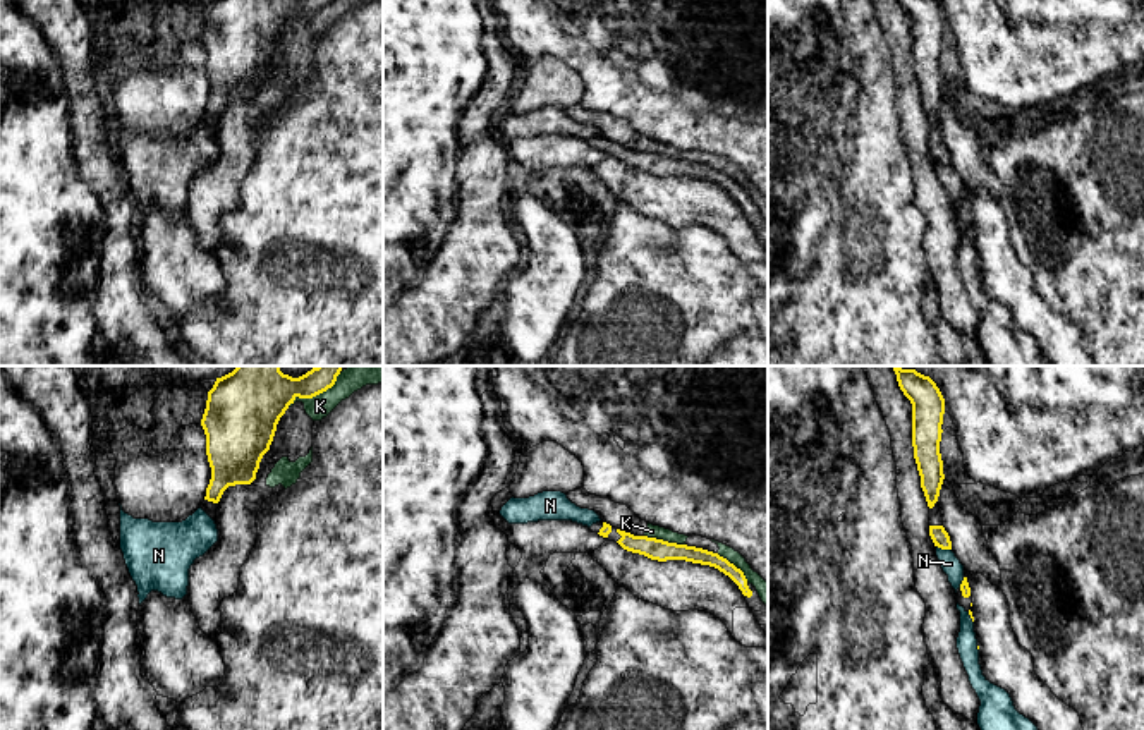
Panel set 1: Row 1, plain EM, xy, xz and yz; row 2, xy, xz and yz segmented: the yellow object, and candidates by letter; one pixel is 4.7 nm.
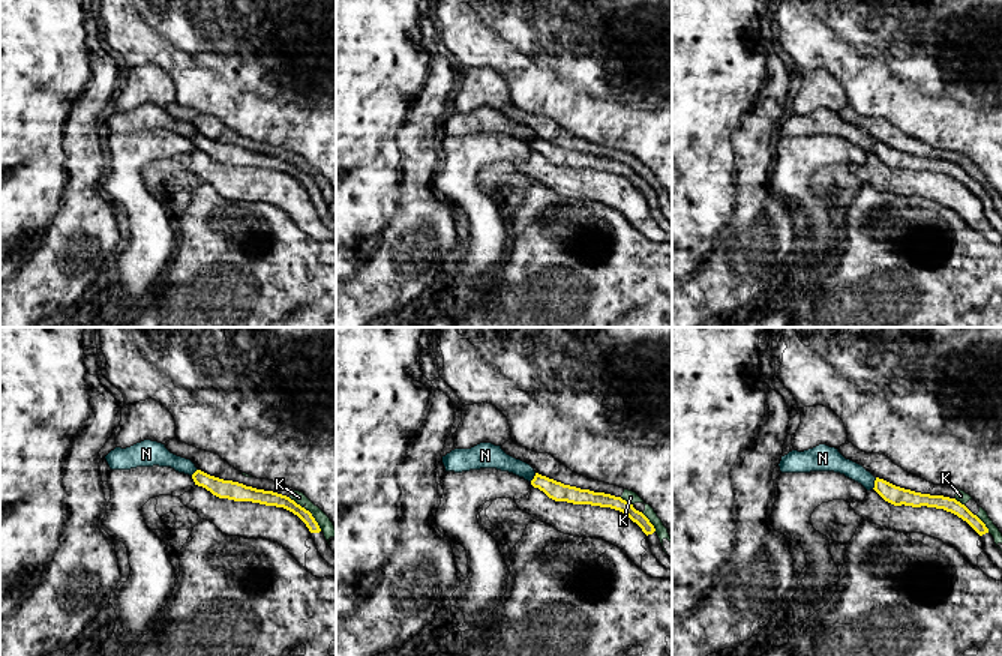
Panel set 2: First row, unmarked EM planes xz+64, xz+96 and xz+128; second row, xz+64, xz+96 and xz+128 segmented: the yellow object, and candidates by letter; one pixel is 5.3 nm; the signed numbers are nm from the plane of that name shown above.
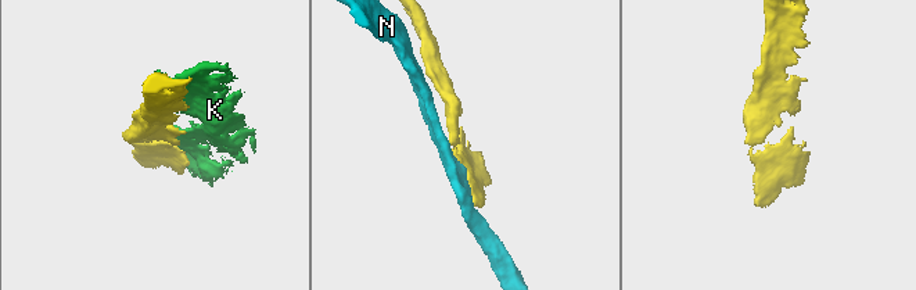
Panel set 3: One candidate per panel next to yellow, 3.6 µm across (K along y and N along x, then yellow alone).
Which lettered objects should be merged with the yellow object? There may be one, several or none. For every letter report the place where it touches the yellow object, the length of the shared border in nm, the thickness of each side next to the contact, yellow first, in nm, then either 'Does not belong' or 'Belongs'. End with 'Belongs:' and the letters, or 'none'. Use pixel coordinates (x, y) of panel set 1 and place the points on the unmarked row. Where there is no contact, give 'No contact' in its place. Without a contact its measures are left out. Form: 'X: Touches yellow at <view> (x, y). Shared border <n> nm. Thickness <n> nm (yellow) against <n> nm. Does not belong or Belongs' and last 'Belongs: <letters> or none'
K: Touches yellow at xy (310, 12). Shared border 240 nm. Thickness 220 nm (yellow) against 110 nm. Does not belong
N: Touches yellow at yz (943, 164). Shared border 80 nm. Thickness 80 nm (yellow) against 90 nm. Does not belong
Belongs: none

